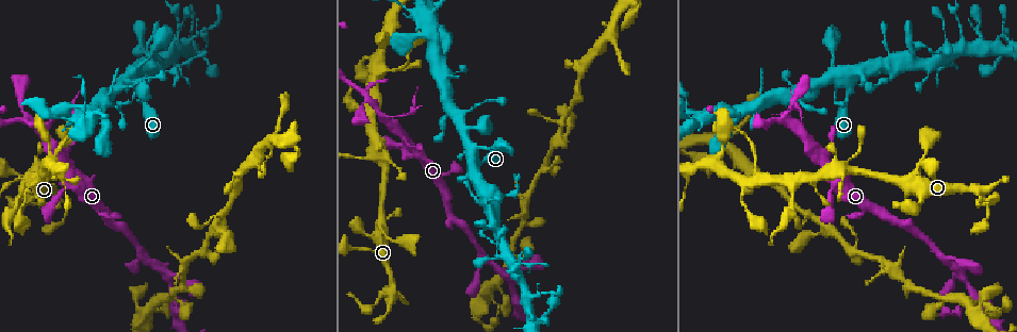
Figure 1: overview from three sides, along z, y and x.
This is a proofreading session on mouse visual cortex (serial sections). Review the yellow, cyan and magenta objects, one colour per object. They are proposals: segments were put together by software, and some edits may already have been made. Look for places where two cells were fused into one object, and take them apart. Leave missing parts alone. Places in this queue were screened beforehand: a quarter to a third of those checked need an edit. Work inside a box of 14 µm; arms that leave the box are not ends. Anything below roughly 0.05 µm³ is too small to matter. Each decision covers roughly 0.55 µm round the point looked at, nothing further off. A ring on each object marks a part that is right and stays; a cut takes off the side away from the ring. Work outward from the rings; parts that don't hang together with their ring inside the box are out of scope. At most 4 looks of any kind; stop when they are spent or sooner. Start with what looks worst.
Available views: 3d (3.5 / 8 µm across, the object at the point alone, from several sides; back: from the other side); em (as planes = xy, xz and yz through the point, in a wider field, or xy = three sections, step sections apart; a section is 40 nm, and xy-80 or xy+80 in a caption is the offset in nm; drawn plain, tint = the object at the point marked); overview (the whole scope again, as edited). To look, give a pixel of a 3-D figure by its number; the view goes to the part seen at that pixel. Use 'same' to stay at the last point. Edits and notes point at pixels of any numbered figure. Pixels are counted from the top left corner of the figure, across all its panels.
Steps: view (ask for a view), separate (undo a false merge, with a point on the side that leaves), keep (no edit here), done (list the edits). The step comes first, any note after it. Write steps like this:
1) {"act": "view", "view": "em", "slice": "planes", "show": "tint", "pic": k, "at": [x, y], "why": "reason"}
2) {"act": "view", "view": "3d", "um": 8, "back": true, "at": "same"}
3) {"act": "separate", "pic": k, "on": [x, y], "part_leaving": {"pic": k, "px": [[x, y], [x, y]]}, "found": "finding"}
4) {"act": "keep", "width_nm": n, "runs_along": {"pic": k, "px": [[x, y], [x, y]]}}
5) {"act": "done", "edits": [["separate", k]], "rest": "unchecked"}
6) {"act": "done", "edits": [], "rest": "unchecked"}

{"act": "view", "view": "3d", "um": 8, "pic": 1, "at": [907, 188], "why": "abrupt turn"}

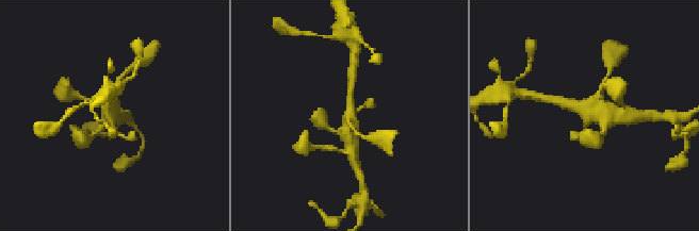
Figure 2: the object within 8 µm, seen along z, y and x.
{"act": "view", "view": "em", "slice": "xy", "step": 5, "show": "tint", "pic": 2, "at": [348, 114]}

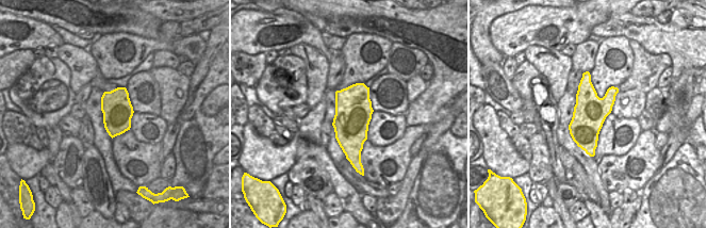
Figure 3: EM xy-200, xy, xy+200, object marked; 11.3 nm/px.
{"act": "keep", "runs_along": {"pic": 2, "px": [[616, 113], [591, 112], [576, 137]]}, "found": "continuous, no second cell"}

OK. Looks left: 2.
{"act": "view", "view": "3d", "um": 8, "pic": 1, "at": [517, 304], "why": "abrupt turn"}

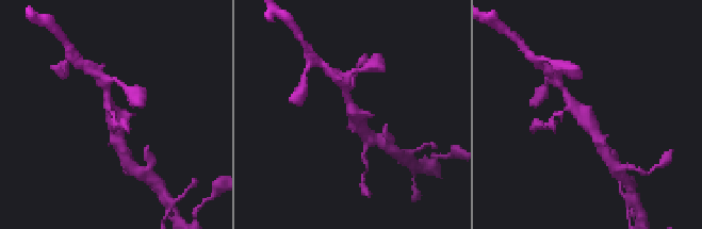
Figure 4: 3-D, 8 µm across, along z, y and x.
{"act": "view", "view": "3d", "um": 3.5, "back": true, "pic": 4, "at": [358, 112], "why": "closer look"}

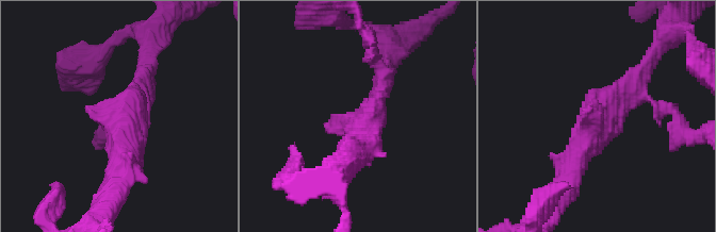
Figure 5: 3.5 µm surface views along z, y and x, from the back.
{"act": "keep", "runs_along": {"pic": 5, "px": [[381, 80], [374, 113], [325, 127]]}, "found": "continuous, no second cell"}

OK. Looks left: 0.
{"act": "done", "edits": [], "rest": "unchecked"}

